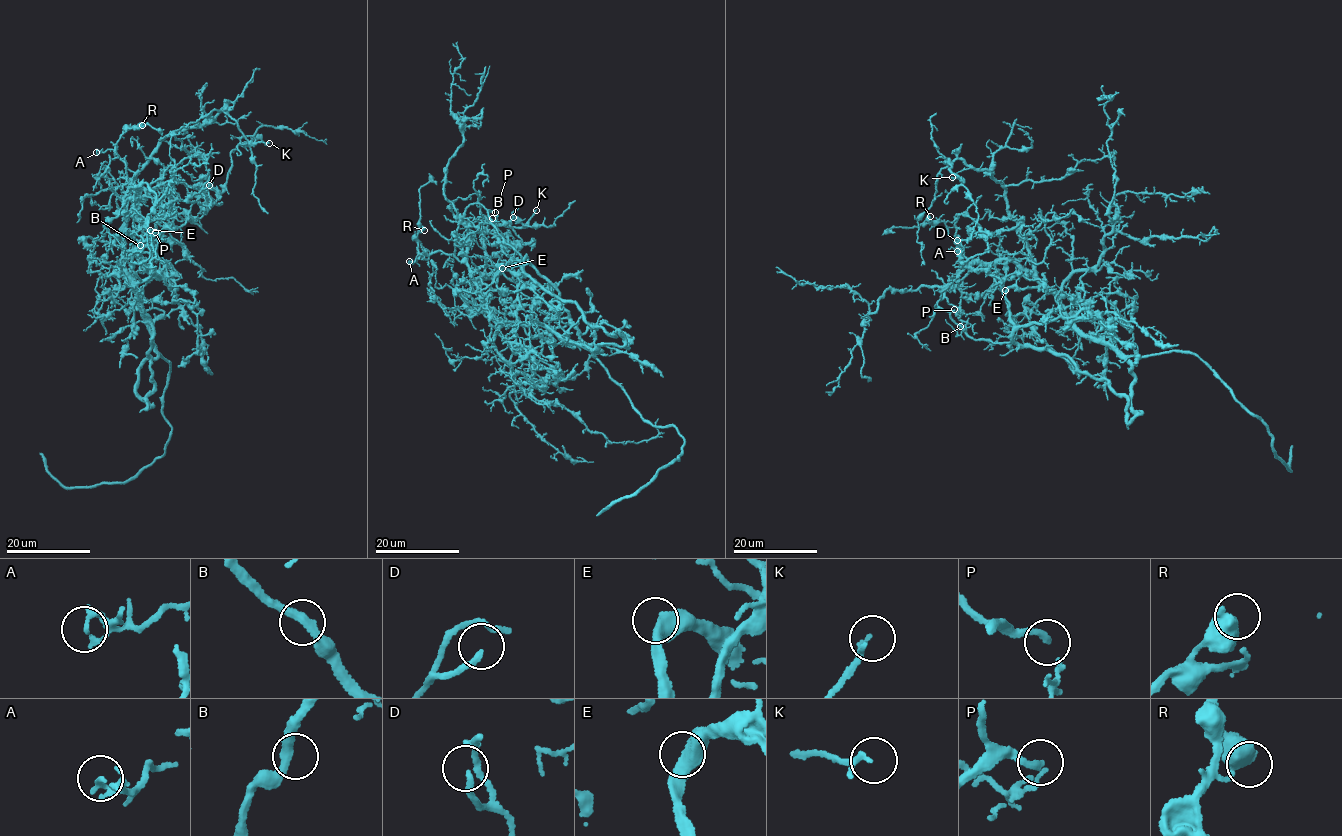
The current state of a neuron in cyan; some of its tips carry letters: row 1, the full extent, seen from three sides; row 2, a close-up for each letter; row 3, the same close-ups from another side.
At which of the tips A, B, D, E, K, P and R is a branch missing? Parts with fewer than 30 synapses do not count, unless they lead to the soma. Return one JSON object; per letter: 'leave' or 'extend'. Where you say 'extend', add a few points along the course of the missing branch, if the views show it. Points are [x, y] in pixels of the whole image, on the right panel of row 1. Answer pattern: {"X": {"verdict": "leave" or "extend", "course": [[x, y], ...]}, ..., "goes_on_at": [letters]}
{"A": {"verdict": "leave"}, "B": {"verdict": "leave"}, "D": {"verdict": "leave"}, "E": {"verdict": "extend", "course": [[1005, 290], [1002, 295], [998, 292], [1015, 270]]}, "K": {"verdict": "leave"}, "P": {"verdict": "extend", "course": [[954, 309], [954, 301], [963, 301], [994, 282], [1003, 282], [1000, 280]]}, "R": {"verdict": "leave"}, "goes_on_at": ["E", "P"]}

